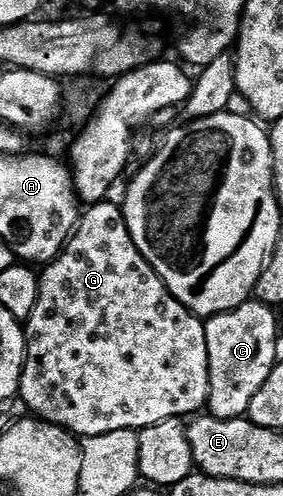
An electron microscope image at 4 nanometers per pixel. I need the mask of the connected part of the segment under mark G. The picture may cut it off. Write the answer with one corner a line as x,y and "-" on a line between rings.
112,200
91,203
81,213
80,222
72,239
64,246
53,262
43,267
40,274
40,295
38,304
34,304
34,312
24,326
26,345
24,348
24,367
20,377
19,401
24,401
29,406
31,413
46,422
55,422
64,430
79,436
81,439
102,436
104,433
121,431
122,429
145,430
147,426
162,424
162,420
171,418
187,419
188,414
196,416
207,407
208,393
210,392
210,372
208,371
208,353
206,352
206,332
204,322
197,318
192,311
185,308
175,296
166,288
166,284
154,272
154,268
138,252
134,240
130,236
130,228
124,219
123,209
116,206

